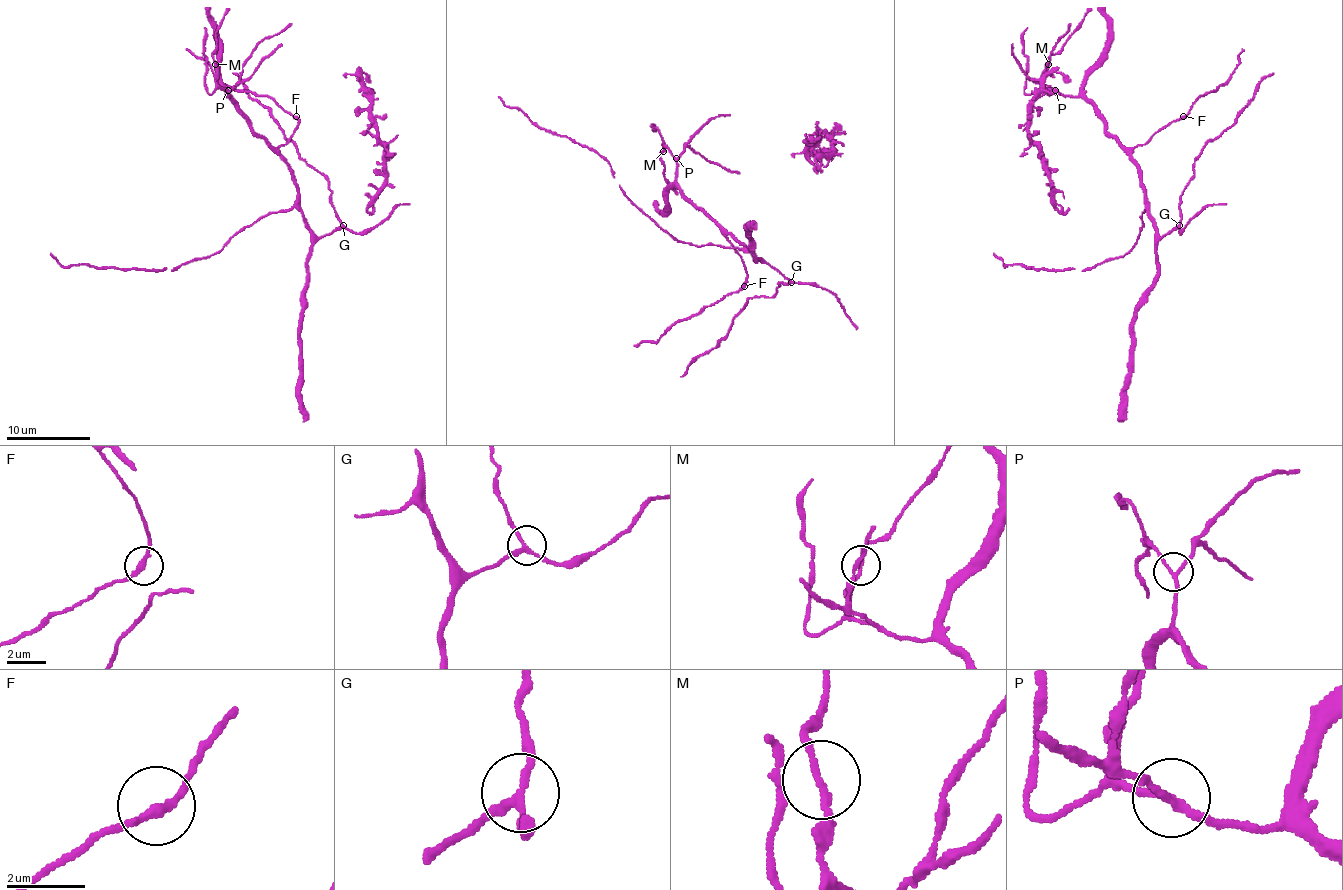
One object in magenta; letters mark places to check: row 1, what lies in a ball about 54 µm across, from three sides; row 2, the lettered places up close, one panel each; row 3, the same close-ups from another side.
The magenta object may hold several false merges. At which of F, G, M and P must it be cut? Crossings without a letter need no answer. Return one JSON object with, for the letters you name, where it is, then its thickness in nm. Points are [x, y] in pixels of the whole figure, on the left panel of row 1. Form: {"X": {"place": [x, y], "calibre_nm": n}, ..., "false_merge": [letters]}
{"false_merge": []}

